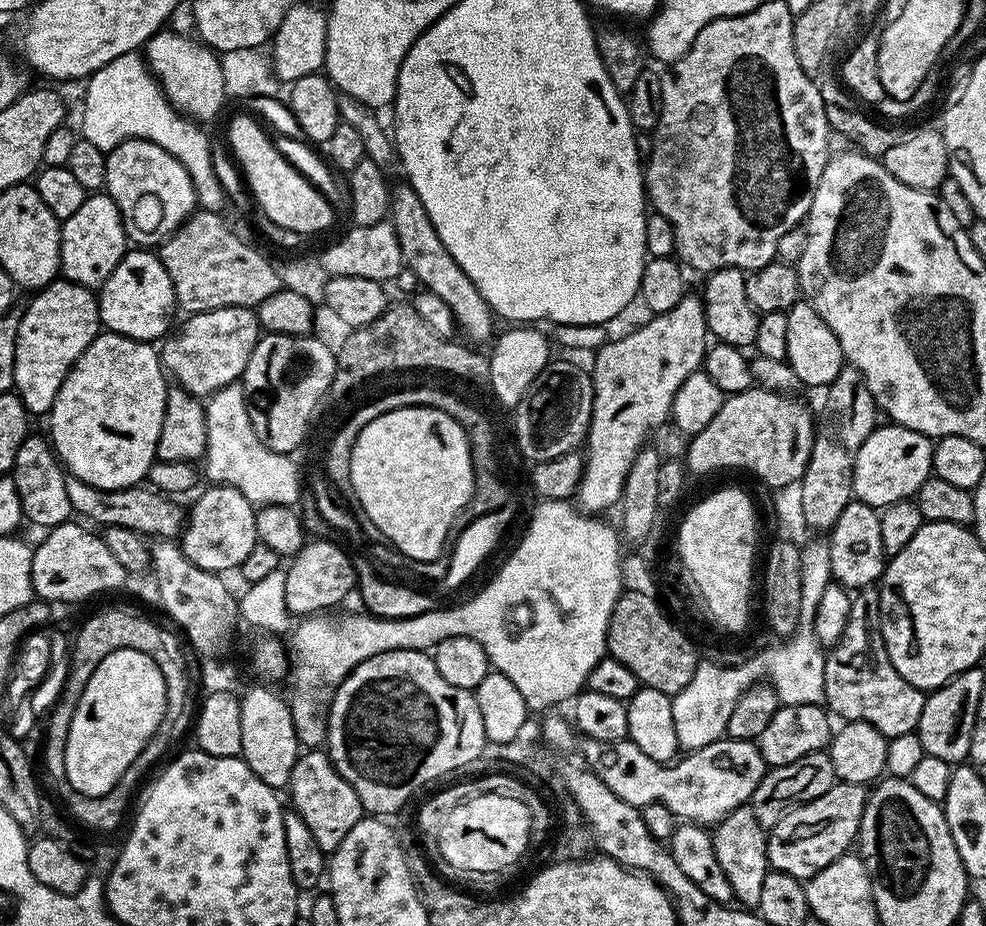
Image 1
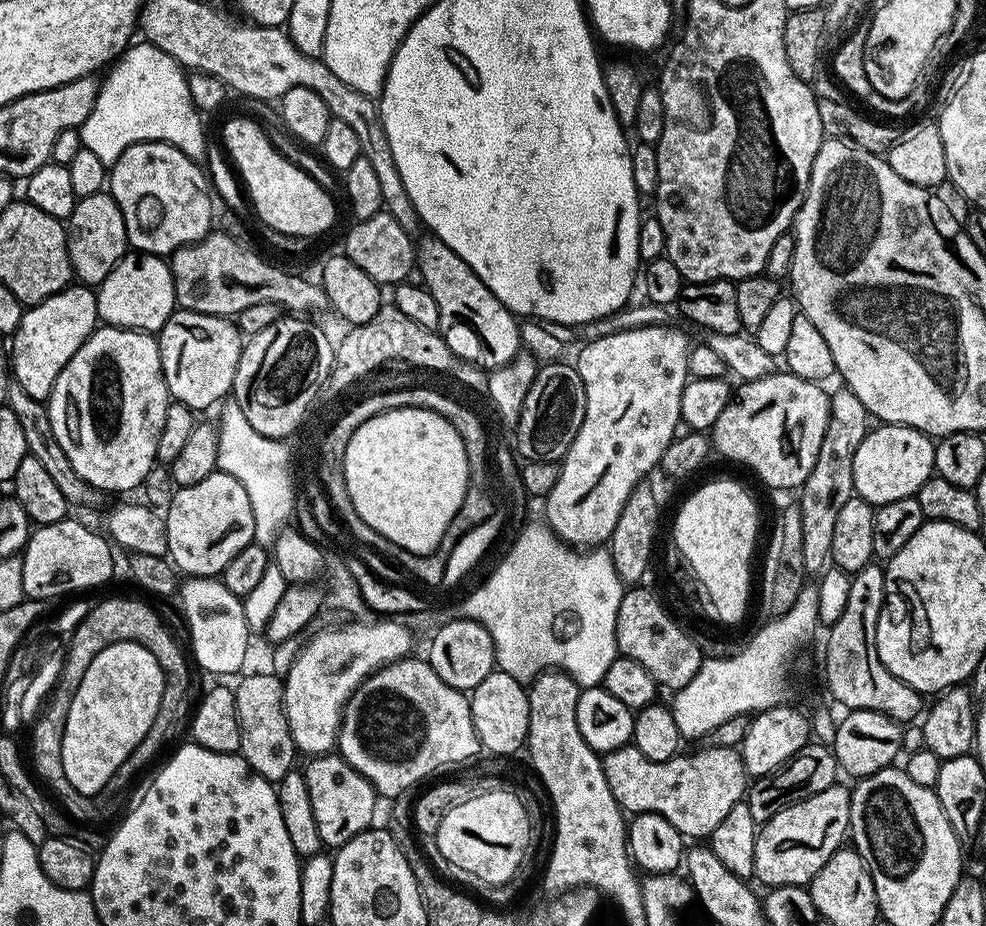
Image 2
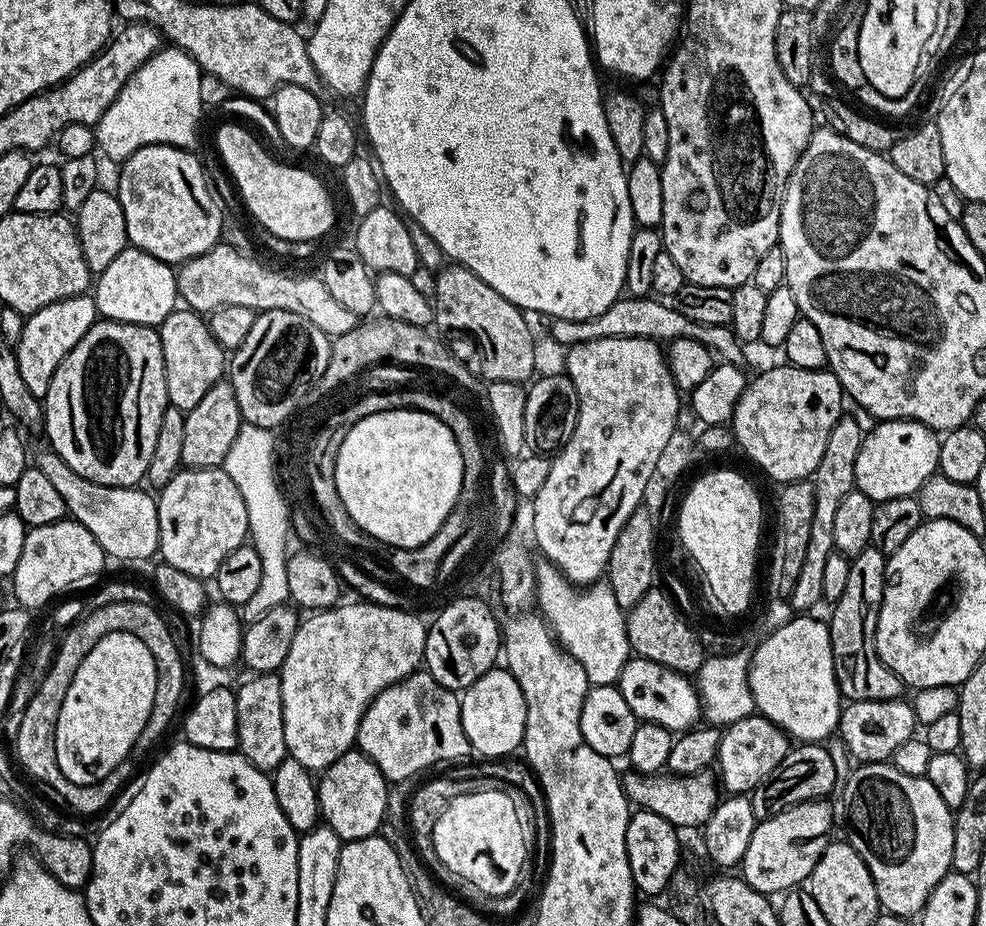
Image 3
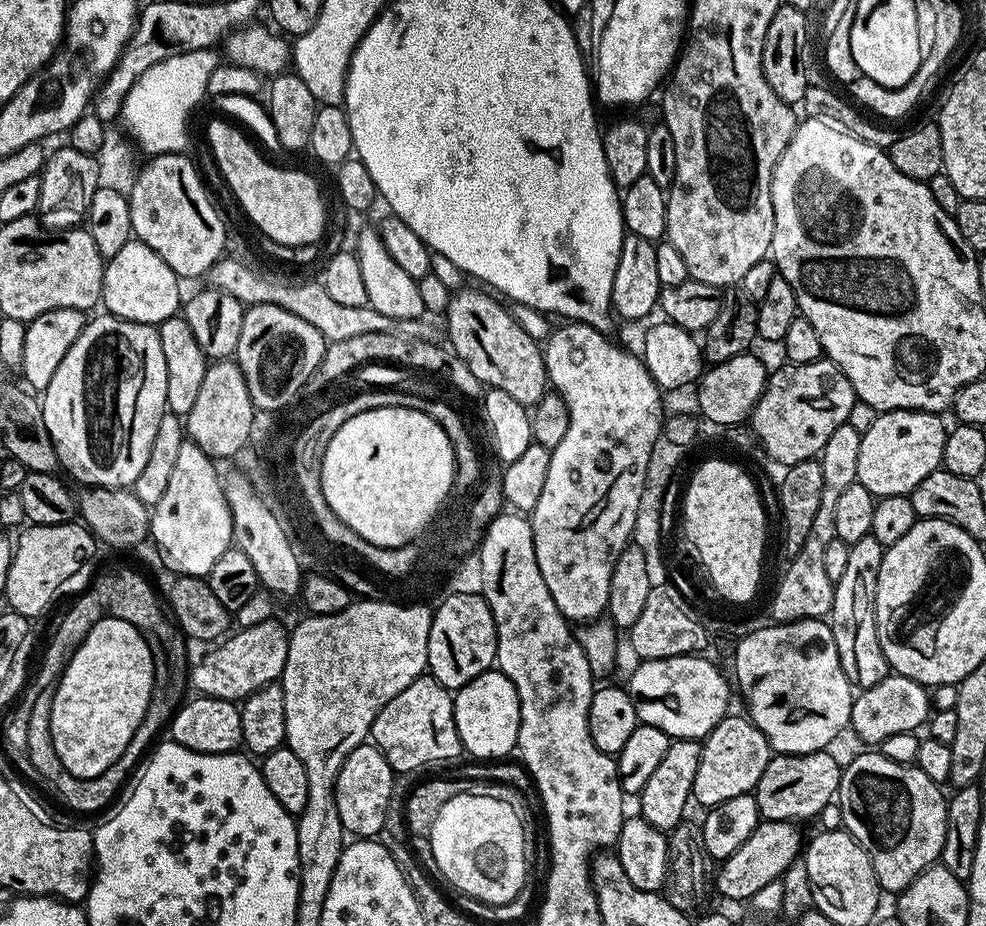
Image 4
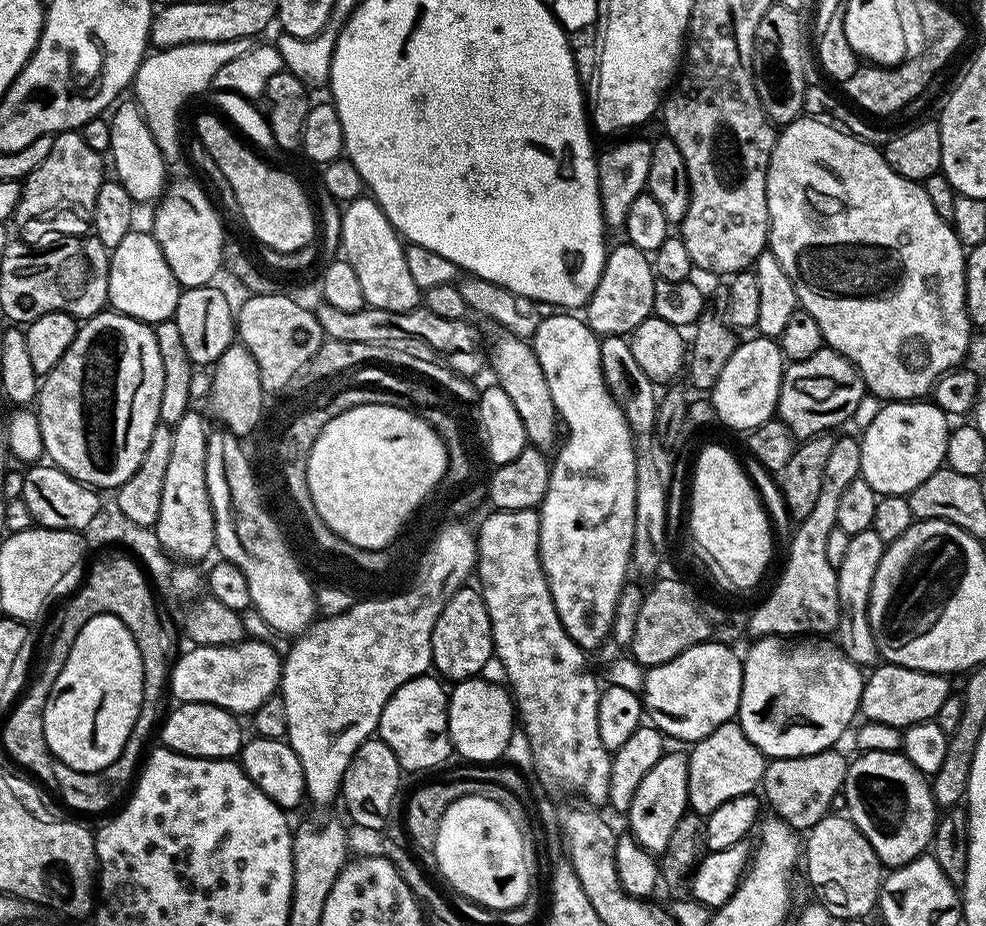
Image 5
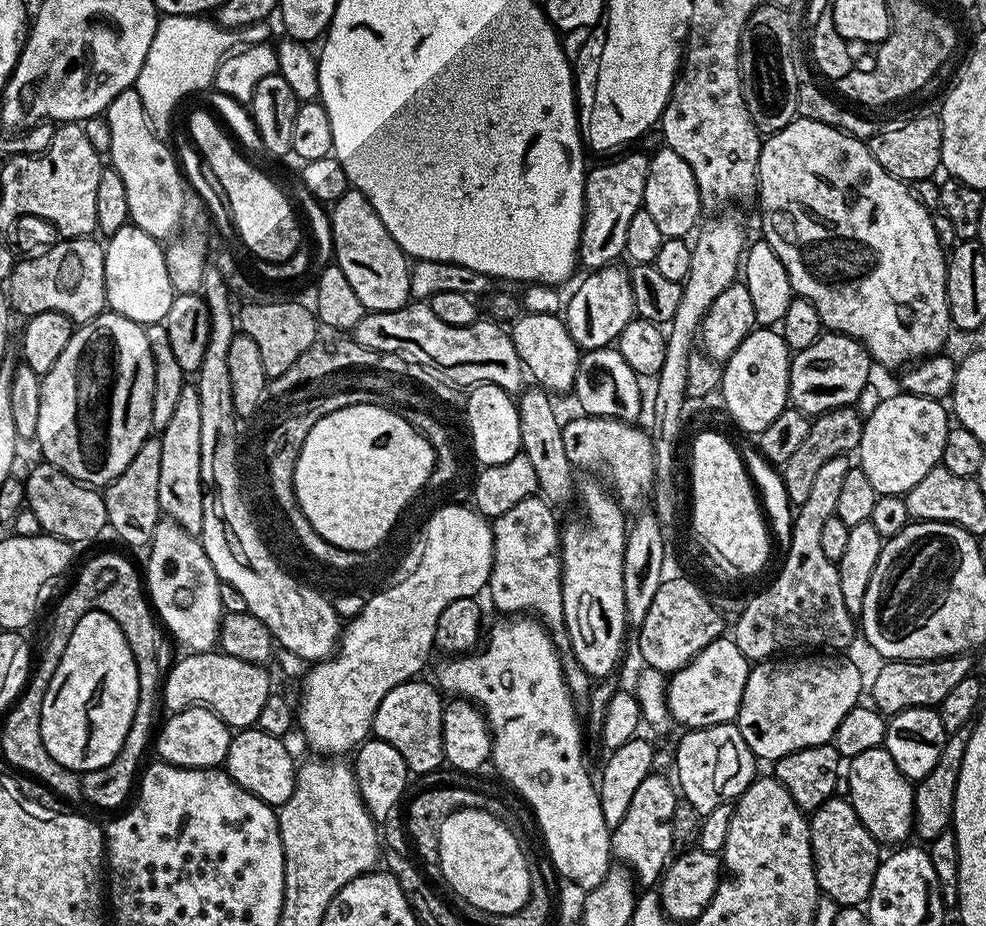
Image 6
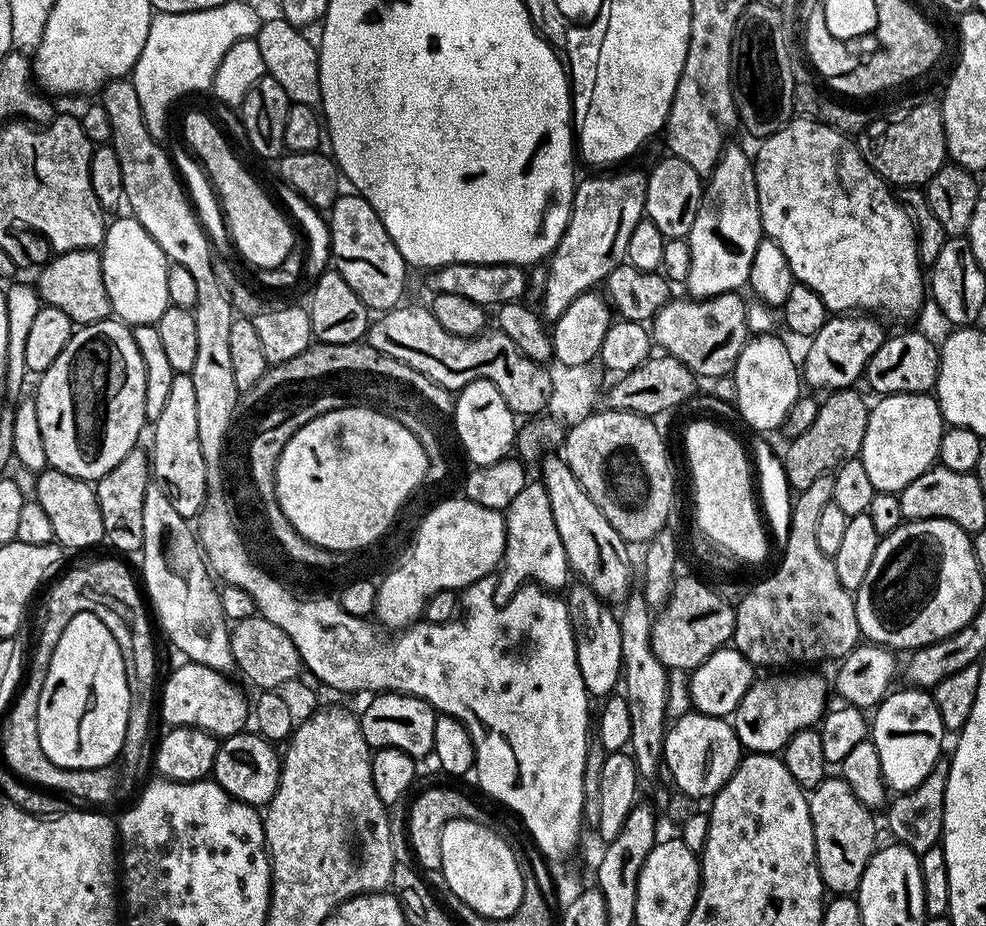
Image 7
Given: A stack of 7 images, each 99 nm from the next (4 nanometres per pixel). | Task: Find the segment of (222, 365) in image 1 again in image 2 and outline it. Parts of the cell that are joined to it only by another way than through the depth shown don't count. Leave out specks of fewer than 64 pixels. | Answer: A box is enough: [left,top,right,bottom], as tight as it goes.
[158,310,245,414]

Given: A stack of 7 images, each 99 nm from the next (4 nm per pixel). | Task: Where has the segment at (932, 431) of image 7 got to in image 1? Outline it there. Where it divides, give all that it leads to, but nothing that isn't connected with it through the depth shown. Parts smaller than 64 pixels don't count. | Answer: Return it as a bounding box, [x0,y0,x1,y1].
[854,423,934,510]

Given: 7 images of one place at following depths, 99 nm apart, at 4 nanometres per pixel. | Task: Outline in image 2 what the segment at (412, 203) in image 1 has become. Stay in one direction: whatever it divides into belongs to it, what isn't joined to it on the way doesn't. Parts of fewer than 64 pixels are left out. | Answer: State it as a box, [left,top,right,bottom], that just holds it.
[414,234,522,370]

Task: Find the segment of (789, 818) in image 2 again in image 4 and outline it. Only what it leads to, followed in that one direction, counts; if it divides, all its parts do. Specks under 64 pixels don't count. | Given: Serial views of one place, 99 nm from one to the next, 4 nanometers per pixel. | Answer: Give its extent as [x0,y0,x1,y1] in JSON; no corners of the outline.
[716,820,802,902]

